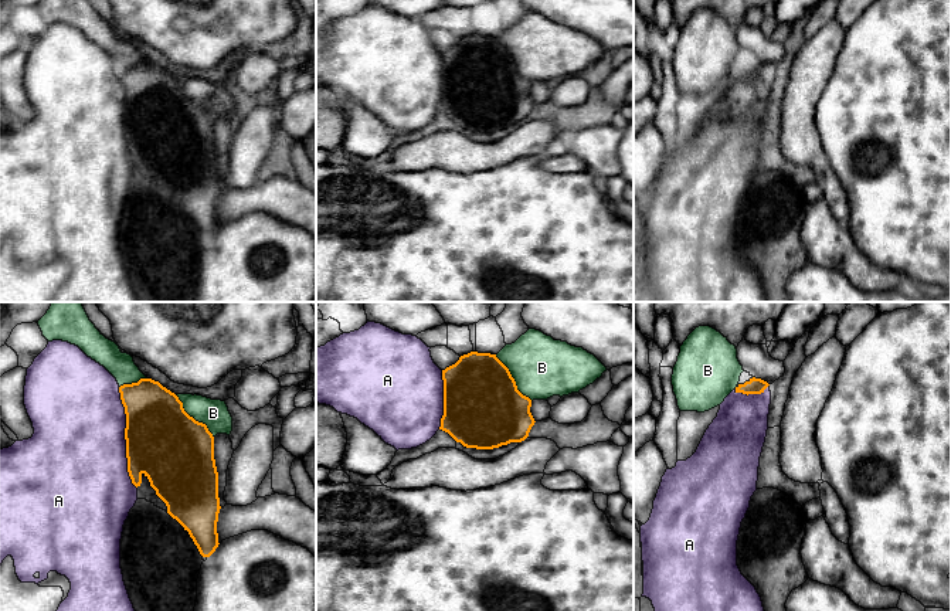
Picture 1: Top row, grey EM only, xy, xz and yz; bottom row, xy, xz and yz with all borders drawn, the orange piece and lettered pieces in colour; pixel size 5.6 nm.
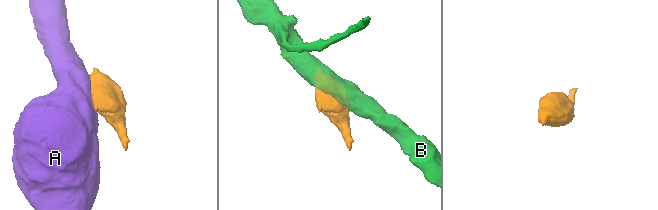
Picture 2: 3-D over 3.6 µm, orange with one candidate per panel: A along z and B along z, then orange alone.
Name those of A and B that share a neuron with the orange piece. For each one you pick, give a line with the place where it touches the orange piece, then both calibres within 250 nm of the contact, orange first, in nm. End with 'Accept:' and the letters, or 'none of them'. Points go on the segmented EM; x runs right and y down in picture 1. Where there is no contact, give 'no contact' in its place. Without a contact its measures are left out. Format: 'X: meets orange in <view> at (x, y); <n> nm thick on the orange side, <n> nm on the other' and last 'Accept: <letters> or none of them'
Accept: none of them

